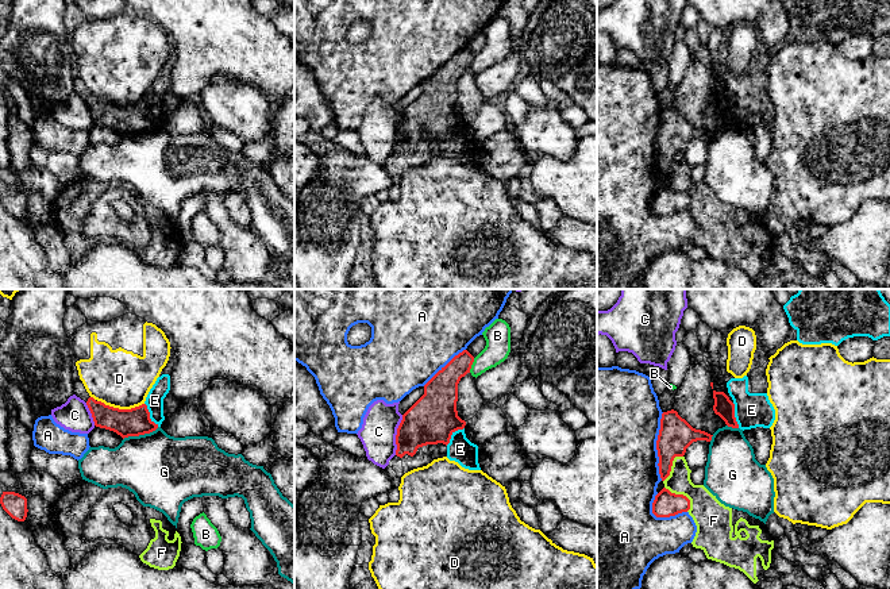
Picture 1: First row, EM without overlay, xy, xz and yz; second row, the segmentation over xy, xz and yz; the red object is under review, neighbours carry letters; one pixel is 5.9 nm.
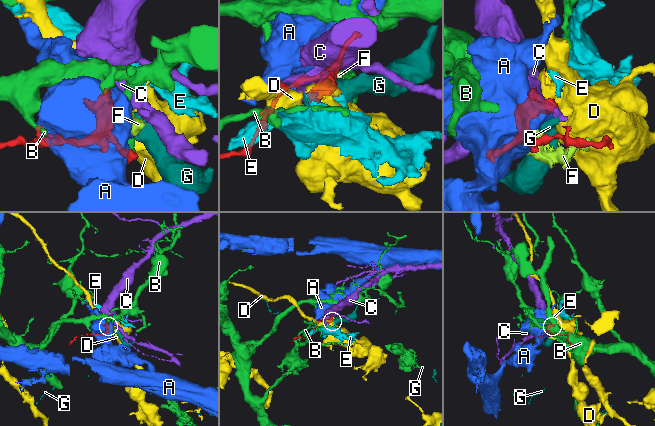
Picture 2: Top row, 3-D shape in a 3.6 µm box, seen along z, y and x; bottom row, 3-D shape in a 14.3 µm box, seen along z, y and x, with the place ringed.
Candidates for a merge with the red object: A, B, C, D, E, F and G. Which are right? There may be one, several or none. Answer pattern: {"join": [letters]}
{"join": ["E"]}

